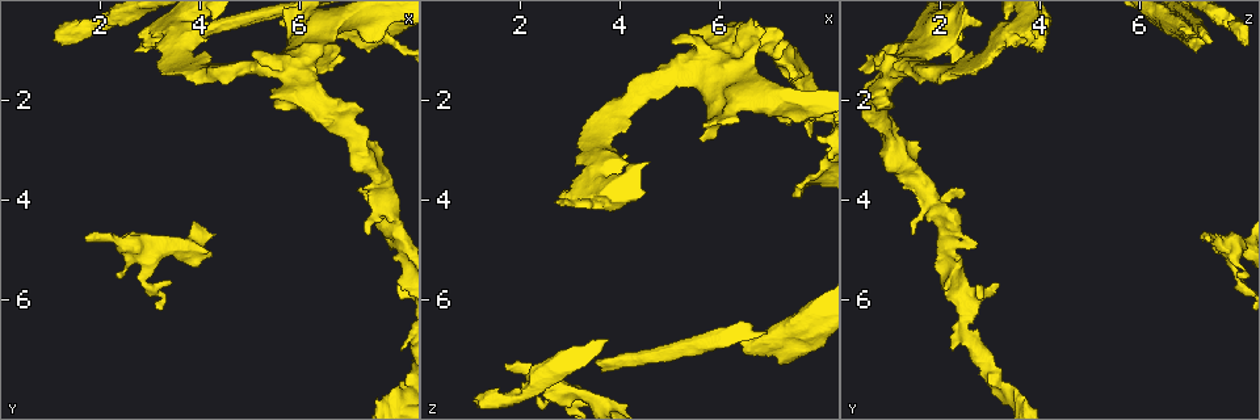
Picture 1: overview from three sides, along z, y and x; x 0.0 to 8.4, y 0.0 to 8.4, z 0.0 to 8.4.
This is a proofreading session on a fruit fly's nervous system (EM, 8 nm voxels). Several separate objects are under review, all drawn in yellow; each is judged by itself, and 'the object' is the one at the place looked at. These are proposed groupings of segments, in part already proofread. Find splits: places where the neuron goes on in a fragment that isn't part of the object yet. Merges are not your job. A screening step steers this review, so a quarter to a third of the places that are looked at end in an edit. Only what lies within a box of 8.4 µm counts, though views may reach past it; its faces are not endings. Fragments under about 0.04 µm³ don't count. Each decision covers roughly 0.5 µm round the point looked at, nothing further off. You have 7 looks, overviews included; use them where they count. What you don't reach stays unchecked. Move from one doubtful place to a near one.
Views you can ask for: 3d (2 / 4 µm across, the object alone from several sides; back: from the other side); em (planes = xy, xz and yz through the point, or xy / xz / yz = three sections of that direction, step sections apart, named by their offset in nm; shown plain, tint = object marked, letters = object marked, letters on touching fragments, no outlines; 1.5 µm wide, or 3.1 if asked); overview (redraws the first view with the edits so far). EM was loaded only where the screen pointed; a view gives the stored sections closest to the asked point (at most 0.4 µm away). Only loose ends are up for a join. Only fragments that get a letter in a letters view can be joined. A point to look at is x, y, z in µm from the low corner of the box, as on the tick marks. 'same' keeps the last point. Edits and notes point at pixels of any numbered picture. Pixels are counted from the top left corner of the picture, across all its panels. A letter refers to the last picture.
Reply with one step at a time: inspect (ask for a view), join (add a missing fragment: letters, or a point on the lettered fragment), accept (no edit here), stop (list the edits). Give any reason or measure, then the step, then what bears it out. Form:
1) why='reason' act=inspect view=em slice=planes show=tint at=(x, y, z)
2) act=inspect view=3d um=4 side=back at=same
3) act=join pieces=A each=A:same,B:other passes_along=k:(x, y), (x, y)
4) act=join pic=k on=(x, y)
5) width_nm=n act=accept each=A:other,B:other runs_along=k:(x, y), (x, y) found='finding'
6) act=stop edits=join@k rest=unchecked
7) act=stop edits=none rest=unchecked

why='free end' act=inspect view=3d um=4 at=(3.50, 0.75, 7.20)

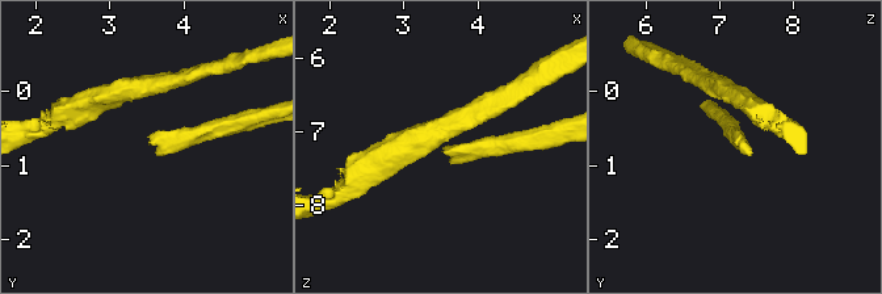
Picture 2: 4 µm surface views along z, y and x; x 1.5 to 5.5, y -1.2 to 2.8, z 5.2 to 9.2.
why='need the tissue' act=inspect view=em slice=xy step=4 show=plain at=(3.55, 0.70, 7.25)

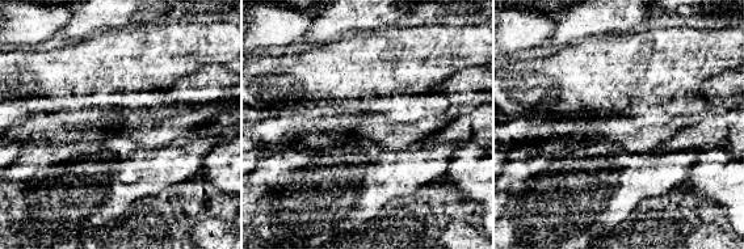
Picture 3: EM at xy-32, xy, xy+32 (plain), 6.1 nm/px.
act=inspect view=em slice=xy step=4 show=letters at=same

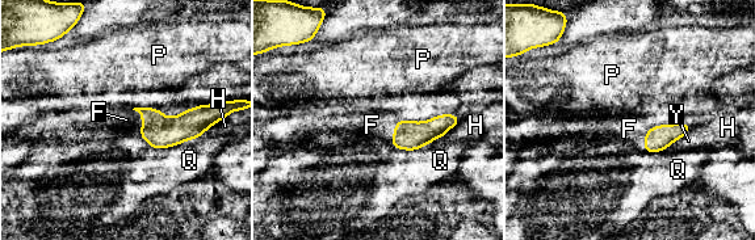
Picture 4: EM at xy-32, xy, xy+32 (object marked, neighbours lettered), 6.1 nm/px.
longest_contact=Y:220nm act=join pieces=F each=F:same,H:other,P:other,Q:other,Y:other passes_along=4:(159, 131), (142, 121), (126, 120) found='it goes on there'

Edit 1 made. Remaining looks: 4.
act=inspect view=overview

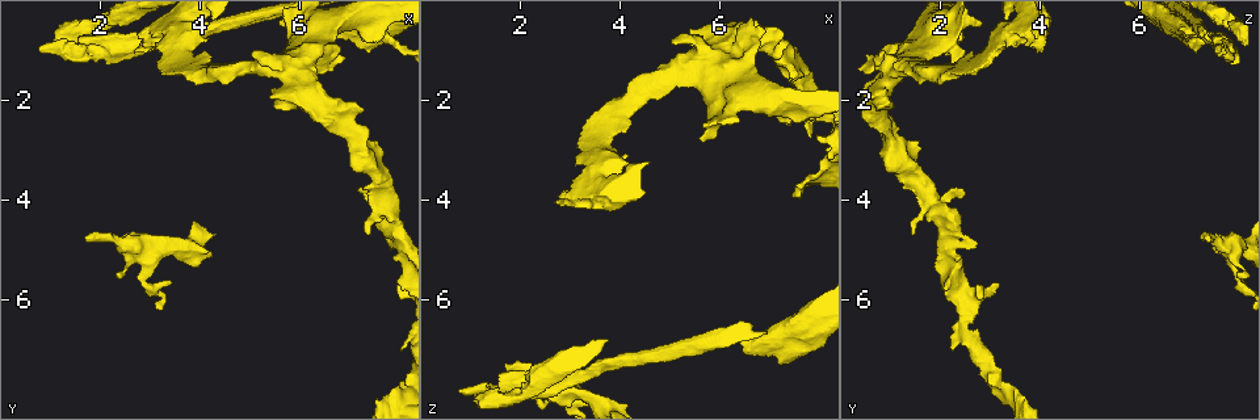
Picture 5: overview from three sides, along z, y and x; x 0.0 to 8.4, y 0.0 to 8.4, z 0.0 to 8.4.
why='an open end' act=inspect view=3d um=2 side=back at=(7.15, 0.80, 7.25)

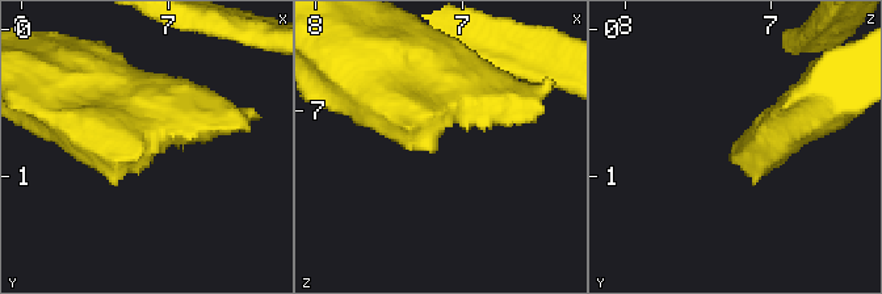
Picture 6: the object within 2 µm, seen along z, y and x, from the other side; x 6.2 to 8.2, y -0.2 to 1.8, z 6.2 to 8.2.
why='need the tissue' act=inspect view=em slice=planes show=letters at=(7.18, 0.80, 7.26)

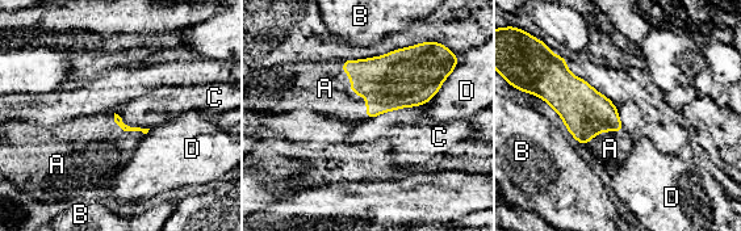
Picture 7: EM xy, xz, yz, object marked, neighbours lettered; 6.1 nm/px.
act=join pieces=A each=A:same,B:other,C:other,D:other passes_along=7:(390, 82), (352, 92), (325, 88) found='it goes on there'

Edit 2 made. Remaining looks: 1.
act=stop edits=join@4,join@7 rest=unchecked

